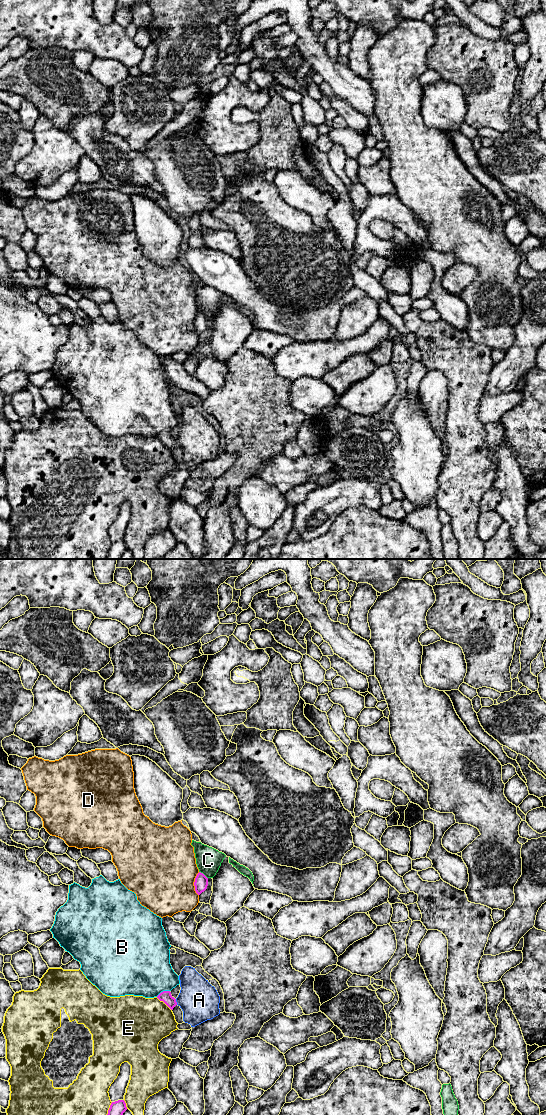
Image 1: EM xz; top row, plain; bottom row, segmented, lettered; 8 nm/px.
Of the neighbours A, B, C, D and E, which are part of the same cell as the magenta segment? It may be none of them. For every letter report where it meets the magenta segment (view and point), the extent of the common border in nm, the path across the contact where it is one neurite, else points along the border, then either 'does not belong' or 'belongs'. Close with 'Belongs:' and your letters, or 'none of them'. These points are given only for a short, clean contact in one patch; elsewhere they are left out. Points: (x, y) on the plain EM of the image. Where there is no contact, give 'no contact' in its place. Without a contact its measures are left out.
A: meets magenta in xz at (176, 442); contact 50 nm long; border along xz (175, 439), (177, 444); does not belong
B: meets magenta in xz at (163, 431); contact 120 nm long; does not belong
C: meets magenta in xz at (203, 314); contact 90 nm long; border along xz (199, 311), (207, 318); does not belong
D: meets magenta in xz at (194, 324); contact 190 nm long; border along xz (199, 312), (194, 322), (194, 330), (198, 335); does not belong
E: meets magenta in xz at (164, 442); contact 170 nm long; does not belong
Belongs: none of them

